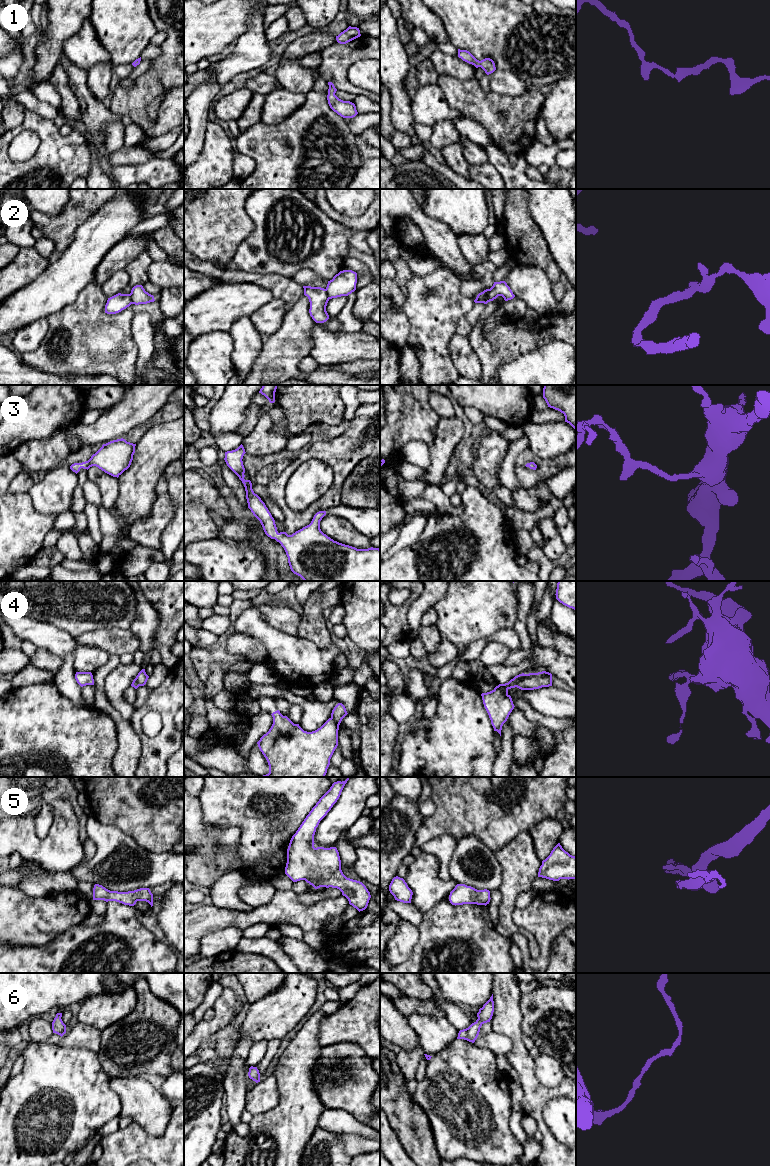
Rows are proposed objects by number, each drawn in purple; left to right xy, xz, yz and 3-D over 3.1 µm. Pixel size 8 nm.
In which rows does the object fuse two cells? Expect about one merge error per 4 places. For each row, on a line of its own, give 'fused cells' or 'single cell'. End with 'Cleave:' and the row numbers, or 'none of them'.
1: single cell
2: fused cells
3: single cell
4: fused cells
5: single cell
6: single cell
Cleave: 2, 4

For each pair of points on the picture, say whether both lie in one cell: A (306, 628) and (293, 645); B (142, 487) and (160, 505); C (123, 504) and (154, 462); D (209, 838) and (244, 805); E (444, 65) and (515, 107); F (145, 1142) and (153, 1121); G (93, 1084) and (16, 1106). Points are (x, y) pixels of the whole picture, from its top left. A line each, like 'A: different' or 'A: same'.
A: different
B: different
C: same
D: different
E: different
F: different
G: same

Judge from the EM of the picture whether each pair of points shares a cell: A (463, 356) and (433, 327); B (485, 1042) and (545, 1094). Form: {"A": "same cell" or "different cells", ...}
{"A": "different cells", "B": "different cells"}

